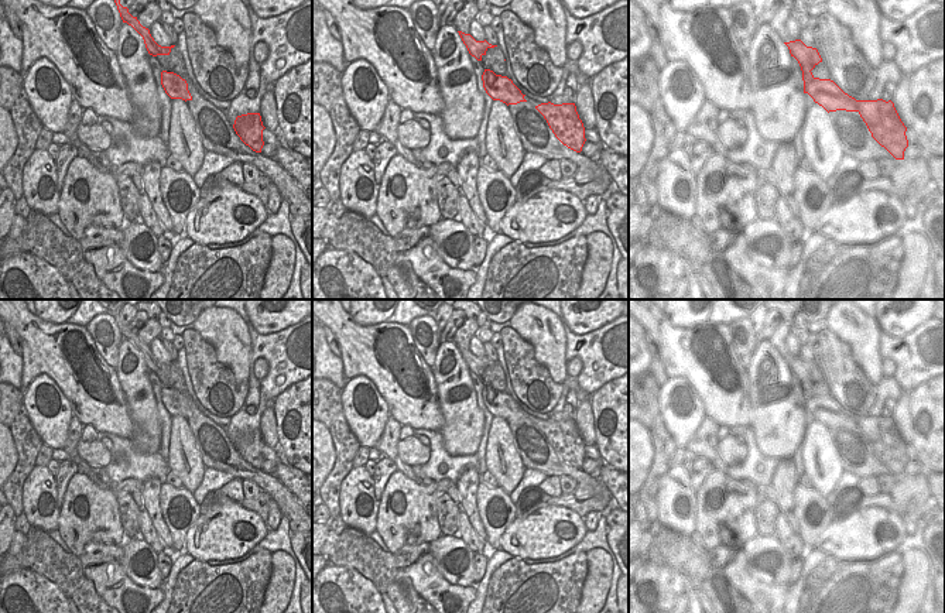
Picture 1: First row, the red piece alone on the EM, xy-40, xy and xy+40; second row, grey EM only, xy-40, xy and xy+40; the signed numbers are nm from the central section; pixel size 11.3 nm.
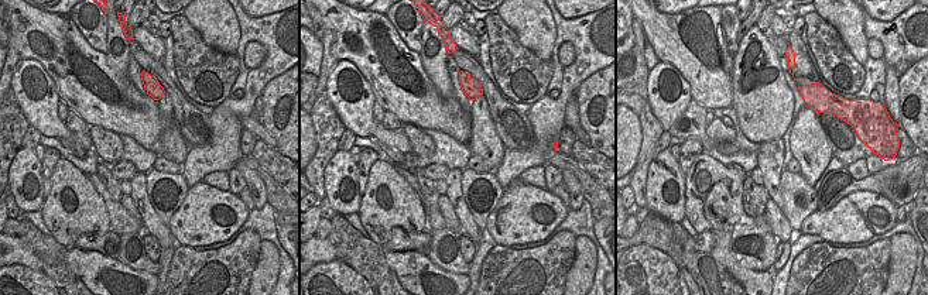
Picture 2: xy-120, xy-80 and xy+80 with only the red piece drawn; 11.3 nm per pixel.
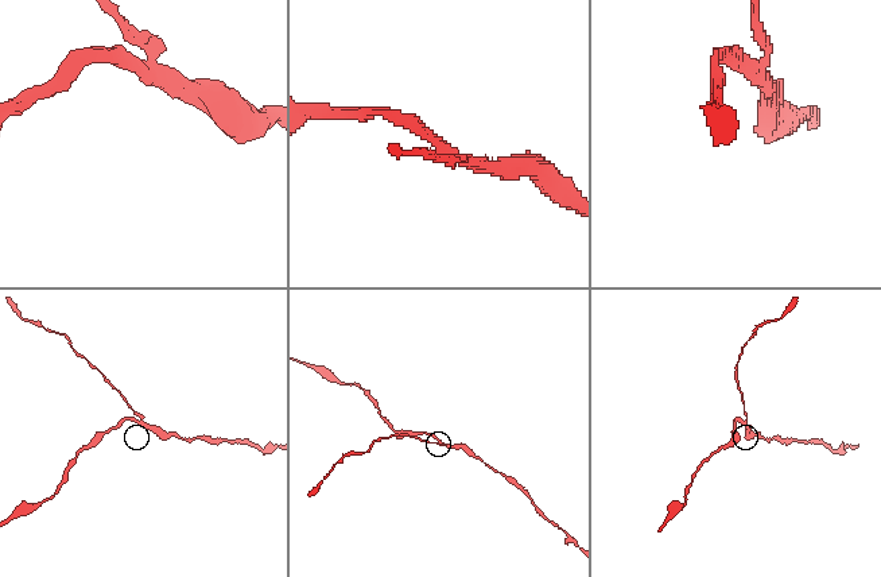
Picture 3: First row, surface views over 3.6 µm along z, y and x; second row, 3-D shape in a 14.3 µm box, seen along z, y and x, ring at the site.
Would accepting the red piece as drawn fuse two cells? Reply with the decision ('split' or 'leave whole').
split

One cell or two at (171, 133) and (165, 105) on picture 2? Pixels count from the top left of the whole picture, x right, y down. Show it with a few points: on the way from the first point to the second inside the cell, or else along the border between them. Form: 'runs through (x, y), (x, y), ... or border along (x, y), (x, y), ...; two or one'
runs through (168, 126), (167, 112); one

